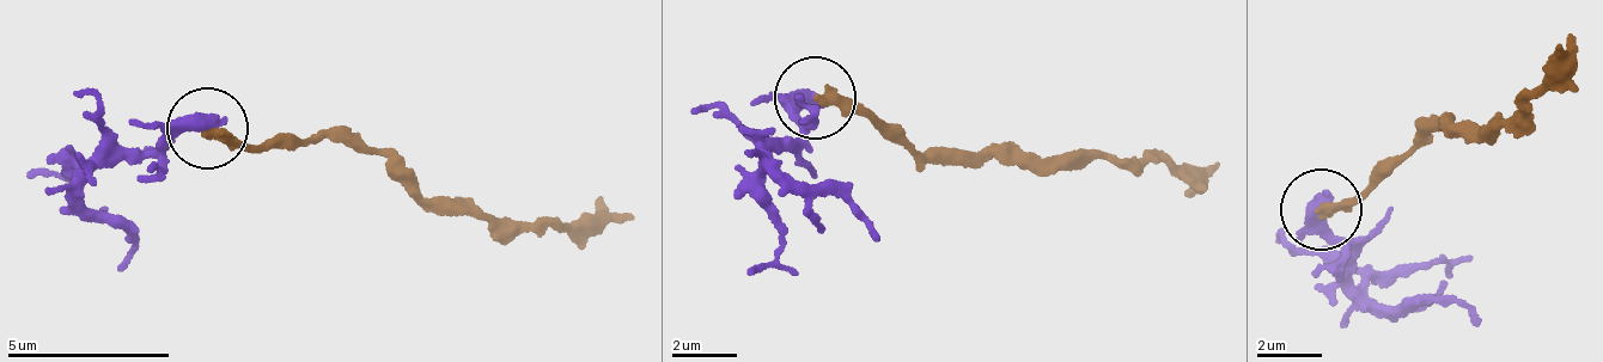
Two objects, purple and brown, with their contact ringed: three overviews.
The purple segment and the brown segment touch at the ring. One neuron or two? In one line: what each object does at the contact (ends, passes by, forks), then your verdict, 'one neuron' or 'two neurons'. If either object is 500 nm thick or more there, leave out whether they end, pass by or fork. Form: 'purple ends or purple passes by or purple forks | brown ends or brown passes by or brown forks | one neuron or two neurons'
two neurons

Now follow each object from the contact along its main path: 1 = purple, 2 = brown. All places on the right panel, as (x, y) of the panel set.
1: (1321, 212), (1348, 249), (1369, 295), (1391, 308), (1425, 295), (1480, 327)
2: (1321, 212), (1361, 189), (1416, 139), (1452, 118), (1477, 136), (1505, 121), (1500, 120), (1562, 79), (1560, 41)

